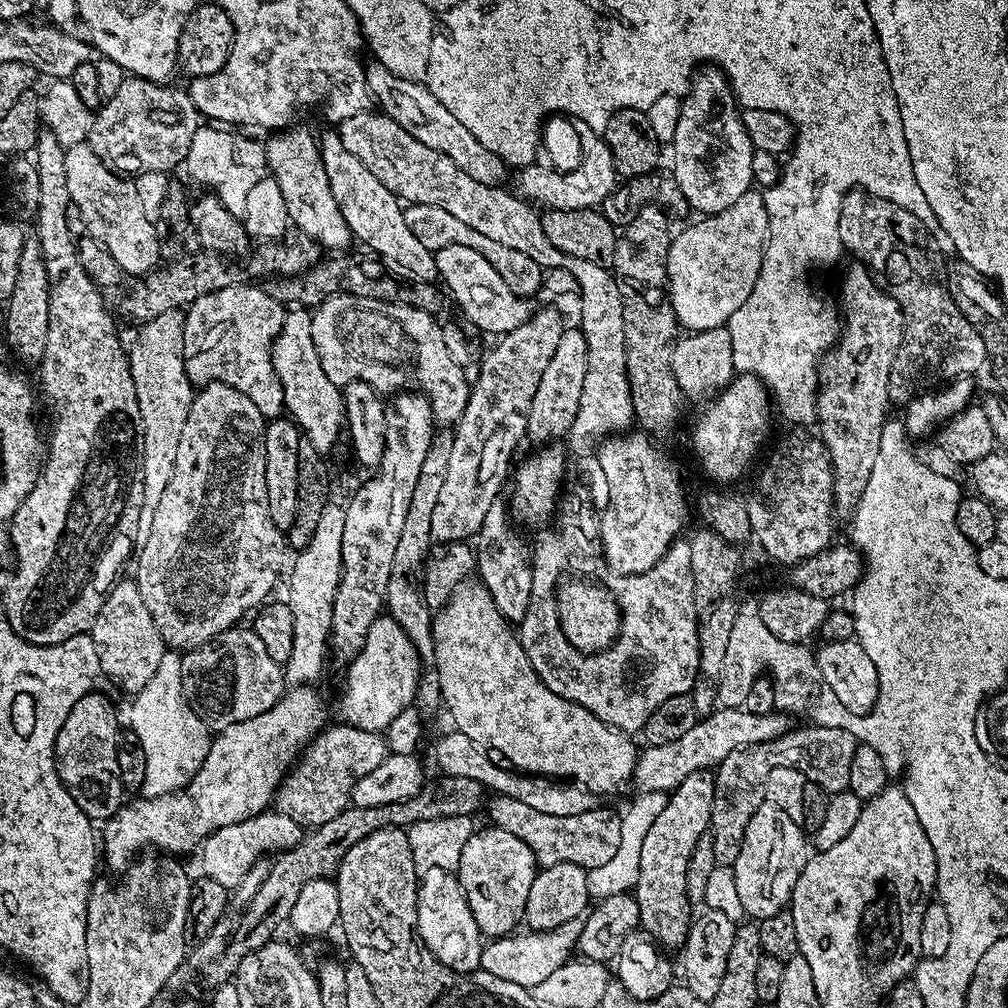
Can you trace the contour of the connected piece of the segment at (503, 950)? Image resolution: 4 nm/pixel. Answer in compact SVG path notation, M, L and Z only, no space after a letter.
M585 911L566 923L543 933L525 932L526 934L522 935L522 932L518 932L514 935L497 937L484 947L480 959L481 971L530 990L547 979L549 975L554 974L559 966L568 963L580 941L587 918L588 912Z

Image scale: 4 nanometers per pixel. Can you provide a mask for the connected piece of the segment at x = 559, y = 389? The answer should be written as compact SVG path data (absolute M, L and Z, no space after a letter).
M565 327L561 341L555 344L554 354L535 390L534 401L528 411L526 436L537 444L548 444L569 433L579 408L580 396L587 372L586 338L579 327Z

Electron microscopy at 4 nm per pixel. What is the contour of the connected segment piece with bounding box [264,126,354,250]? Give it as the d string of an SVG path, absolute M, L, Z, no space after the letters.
M289 126L269 135L272 137L264 144L267 171L282 190L288 219L299 231L316 240L321 249L347 249L347 244L353 243L354 237L342 218L342 210L338 210L338 202L334 202L334 194L330 194L330 178L326 178L326 166L320 157L317 137L311 136L304 128L296 127Z

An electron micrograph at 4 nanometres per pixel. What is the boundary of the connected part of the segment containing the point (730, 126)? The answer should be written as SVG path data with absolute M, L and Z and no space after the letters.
M704 66L695 73L692 85L688 87L688 93L686 93L681 99L681 114L678 117L678 128L674 133L674 138L670 143L670 149L672 149L672 168L670 168L671 175L676 177L678 186L682 190L682 194L686 198L689 209L696 214L711 214L713 212L721 212L726 210L726 206L730 206L734 202L738 202L738 198L742 198L742 194L746 194L753 187L752 184L752 156L754 157L754 149L750 138L746 134L746 126L744 125L744 117L741 109L736 102L736 96L732 92L732 88L728 85L728 77L724 75L719 69Z

